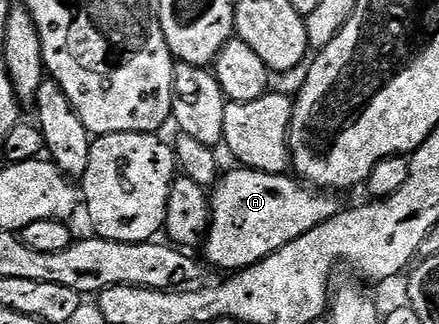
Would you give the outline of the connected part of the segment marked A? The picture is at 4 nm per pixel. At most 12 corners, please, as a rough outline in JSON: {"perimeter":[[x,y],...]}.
{"perimeter":[[288,174],[211,187],[203,261],[244,270],[342,209]]}

